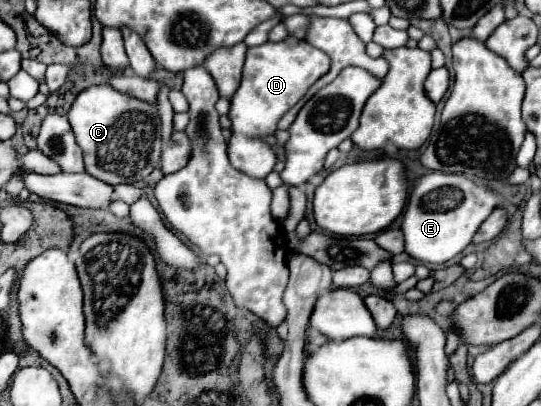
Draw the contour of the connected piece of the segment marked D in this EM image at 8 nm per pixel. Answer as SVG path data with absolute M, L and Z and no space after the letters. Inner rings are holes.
M288 36L282 42L264 42L248 48L240 88L230 100L232 140L228 142L228 156L236 170L260 180L272 172L276 154L266 142L260 140L260 136L274 134L276 122L282 118L282 114L288 112L306 94L306 90L328 72L328 66L328 56L322 50L294 36Z

